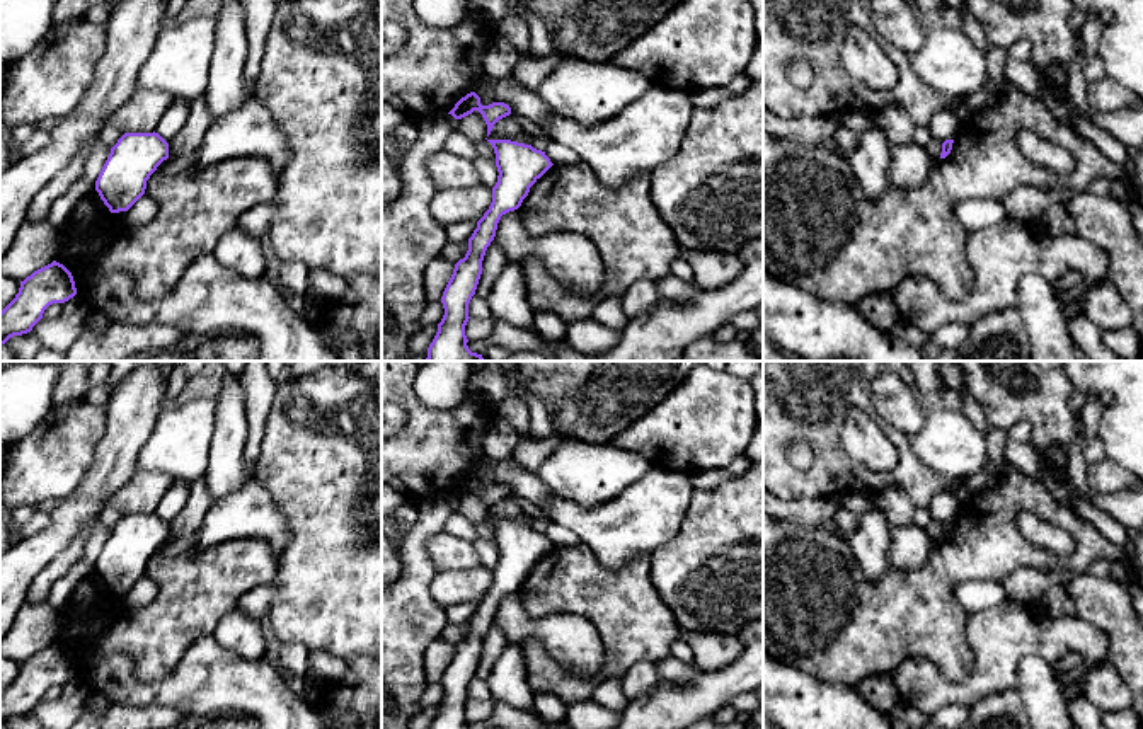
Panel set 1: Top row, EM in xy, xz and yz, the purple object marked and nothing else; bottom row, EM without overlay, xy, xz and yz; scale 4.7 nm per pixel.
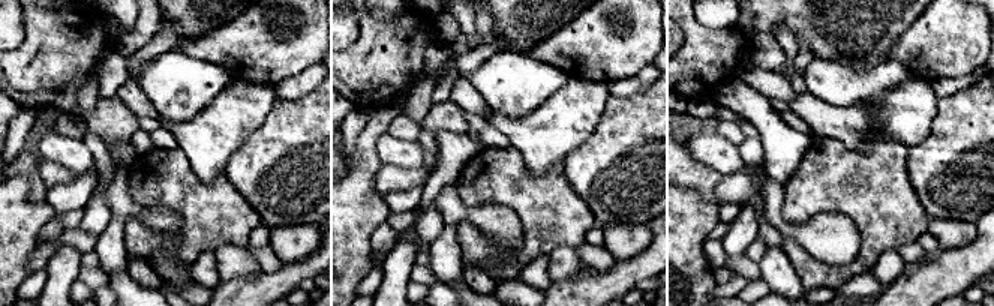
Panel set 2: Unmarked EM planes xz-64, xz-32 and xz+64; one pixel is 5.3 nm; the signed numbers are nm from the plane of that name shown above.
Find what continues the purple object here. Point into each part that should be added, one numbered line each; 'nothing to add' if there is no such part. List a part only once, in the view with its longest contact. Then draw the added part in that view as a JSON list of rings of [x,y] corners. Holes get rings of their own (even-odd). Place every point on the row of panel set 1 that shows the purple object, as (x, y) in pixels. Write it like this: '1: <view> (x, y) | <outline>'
nothing to add

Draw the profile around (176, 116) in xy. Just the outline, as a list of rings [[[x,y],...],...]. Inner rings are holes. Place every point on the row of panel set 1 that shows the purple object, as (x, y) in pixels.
[[[175,97],[172,106],[162,116],[155,133],[169,141],[187,121],[191,104],[186,99]]]

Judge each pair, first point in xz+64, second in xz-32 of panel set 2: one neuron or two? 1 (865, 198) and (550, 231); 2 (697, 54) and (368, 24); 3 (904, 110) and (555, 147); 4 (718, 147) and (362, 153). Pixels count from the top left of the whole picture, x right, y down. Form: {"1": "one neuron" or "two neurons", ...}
{"1": "one neuron", "2": "one neuron", "3": "one neuron", "4": "two neurons"}

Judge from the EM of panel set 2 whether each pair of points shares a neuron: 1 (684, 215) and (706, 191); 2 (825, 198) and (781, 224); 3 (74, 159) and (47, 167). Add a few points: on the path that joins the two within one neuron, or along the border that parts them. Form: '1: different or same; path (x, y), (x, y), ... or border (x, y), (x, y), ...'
1: different; border (682, 185), (694, 188), (706, 200), (718, 204)
2: different; border (783, 186), (786, 219), (807, 222), (822, 213)
3: different; border (44, 158), (80, 173)

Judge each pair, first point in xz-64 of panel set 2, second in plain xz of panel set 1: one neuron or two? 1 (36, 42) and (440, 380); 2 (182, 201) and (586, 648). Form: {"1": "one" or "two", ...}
{"1": "two", "2": "two"}

